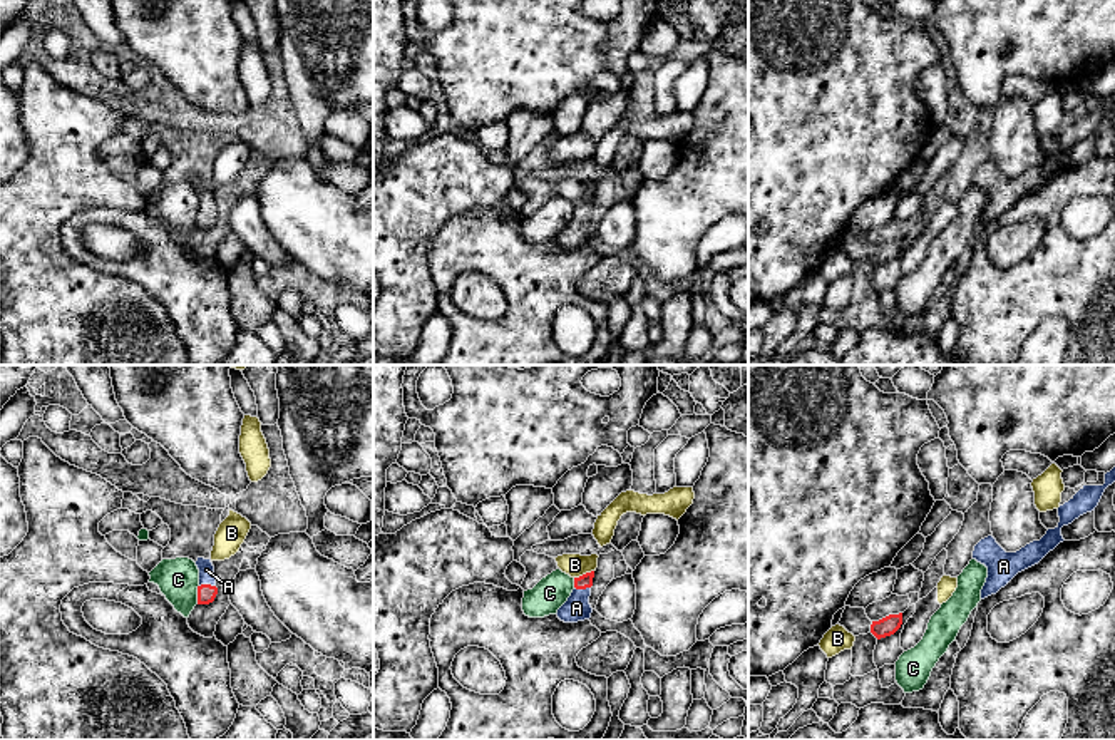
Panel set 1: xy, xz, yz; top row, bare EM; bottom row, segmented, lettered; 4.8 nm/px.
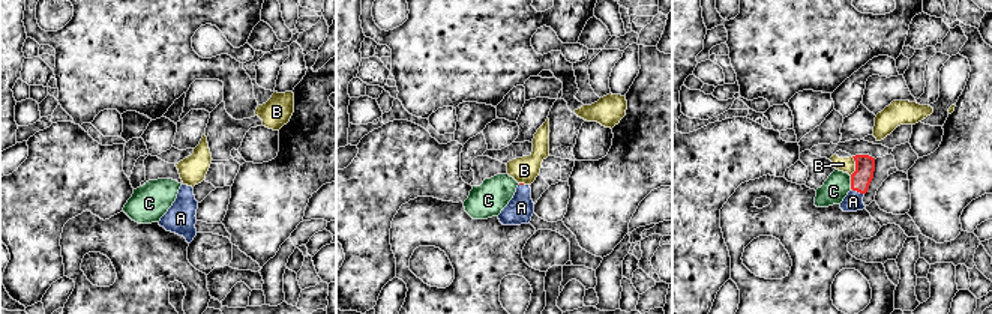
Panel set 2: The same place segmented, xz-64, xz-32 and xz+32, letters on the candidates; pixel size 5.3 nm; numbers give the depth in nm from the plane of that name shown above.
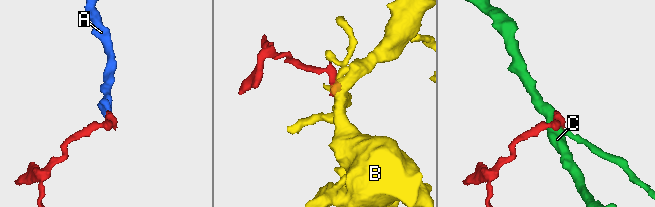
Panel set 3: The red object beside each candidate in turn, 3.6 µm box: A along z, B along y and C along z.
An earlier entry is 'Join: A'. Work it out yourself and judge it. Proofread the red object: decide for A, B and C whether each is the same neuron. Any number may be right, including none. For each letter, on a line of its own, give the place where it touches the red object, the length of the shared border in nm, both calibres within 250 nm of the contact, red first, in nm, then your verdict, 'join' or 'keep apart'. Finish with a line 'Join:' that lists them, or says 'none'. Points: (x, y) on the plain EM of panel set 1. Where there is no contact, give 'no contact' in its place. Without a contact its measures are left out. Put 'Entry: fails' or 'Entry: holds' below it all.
A: xy (206, 210) | 80 nm | 90/80 nm | join
B: xz (583, 200) | 100 nm | 70/110 nm | keep apart
C: xy (198, 220) | 100 nm | 90/200 nm | keep apart
Join: A
Entry: holds

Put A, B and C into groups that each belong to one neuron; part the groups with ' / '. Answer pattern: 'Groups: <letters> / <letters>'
Groups: A / B / C

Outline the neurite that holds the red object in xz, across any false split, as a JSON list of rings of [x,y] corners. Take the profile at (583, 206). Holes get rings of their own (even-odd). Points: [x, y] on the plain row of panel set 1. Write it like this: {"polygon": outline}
{"polygon": [[[594,196],[574,203],[574,214],[568,226],[558,234],[558,243],[564,248],[578,248],[591,243],[589,229]]]}

